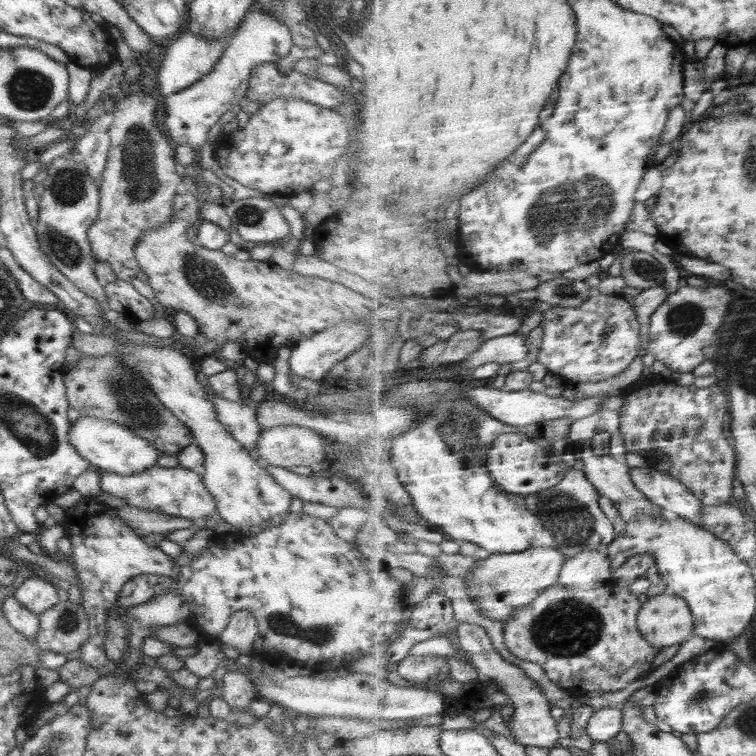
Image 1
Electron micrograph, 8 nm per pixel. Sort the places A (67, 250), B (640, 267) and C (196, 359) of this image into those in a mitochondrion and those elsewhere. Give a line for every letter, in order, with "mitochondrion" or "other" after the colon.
A: mitochondrion
B: mitochondrion
C: other

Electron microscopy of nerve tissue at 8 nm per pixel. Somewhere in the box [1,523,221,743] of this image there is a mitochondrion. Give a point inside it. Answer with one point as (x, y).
(67, 621)

